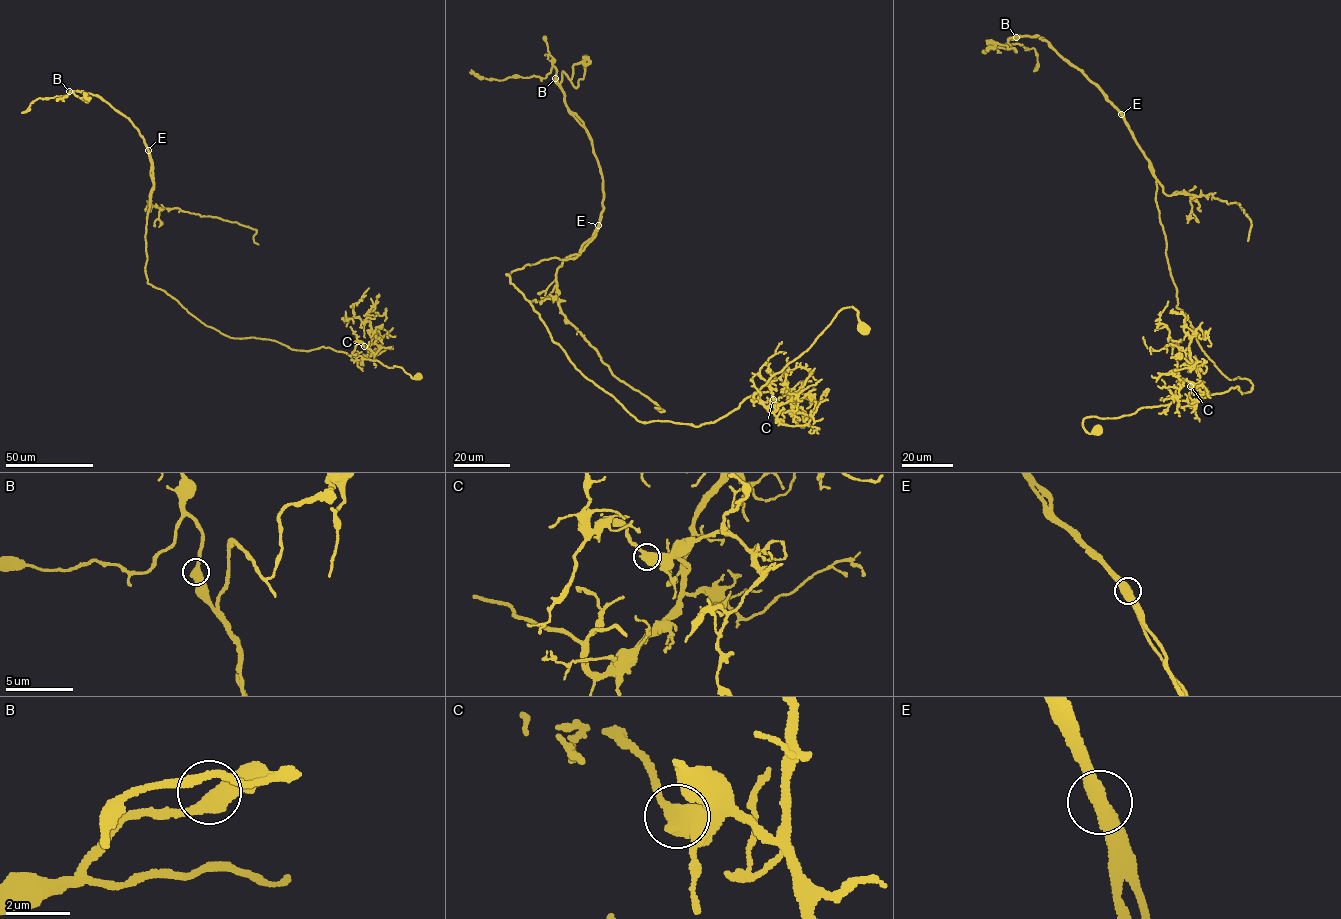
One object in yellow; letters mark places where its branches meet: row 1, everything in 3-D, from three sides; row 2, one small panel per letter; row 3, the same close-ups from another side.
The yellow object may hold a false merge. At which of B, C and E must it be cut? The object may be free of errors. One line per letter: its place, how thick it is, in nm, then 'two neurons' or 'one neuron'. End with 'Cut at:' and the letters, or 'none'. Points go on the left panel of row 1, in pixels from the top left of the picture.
B: at (69, 91); 480 nm thick; one neuron
C: at (364, 346); 460 nm thick; one neuron
E: at (148, 150); 480 nm thick; two neurons
Cut at: E

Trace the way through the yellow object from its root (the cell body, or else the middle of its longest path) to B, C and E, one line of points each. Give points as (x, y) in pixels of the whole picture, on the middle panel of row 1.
B: (865, 330), (842, 308), (713, 422), (636, 420), (506, 275), (577, 257), (604, 208), (592, 142), (555, 78)
C: (865, 330), (854, 308), (841, 308), (806, 351), (772, 375), (754, 394), (770, 411), (778, 409), (773, 399)
E: (865, 330), (842, 308), (713, 422), (638, 421), (579, 371), (506, 275), (577, 257), (599, 225)

